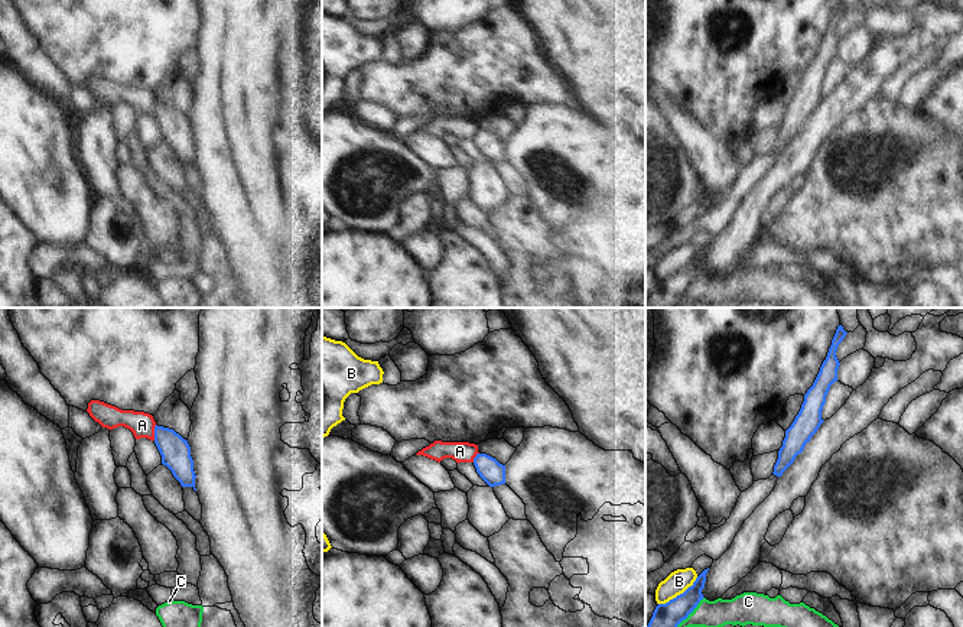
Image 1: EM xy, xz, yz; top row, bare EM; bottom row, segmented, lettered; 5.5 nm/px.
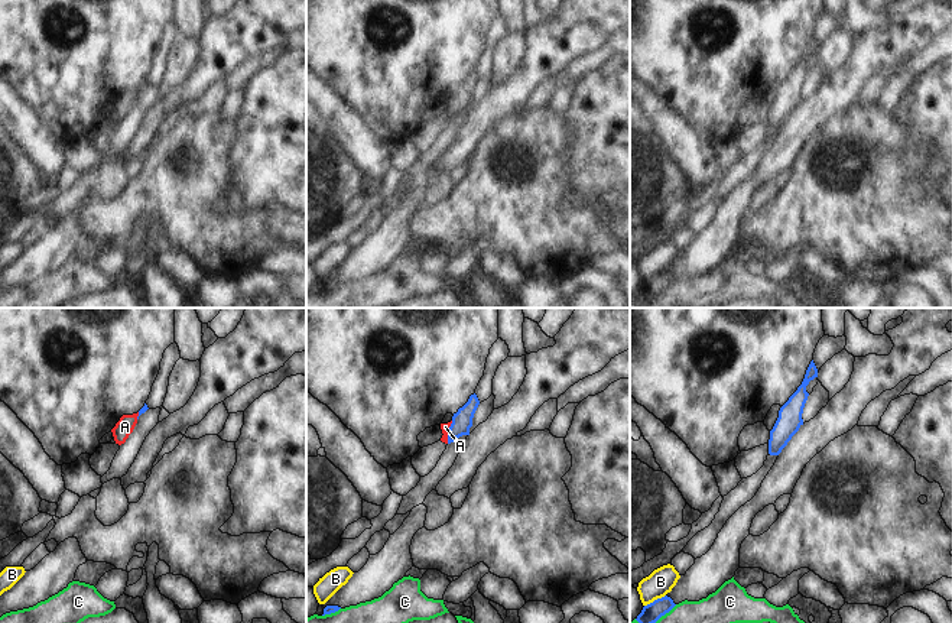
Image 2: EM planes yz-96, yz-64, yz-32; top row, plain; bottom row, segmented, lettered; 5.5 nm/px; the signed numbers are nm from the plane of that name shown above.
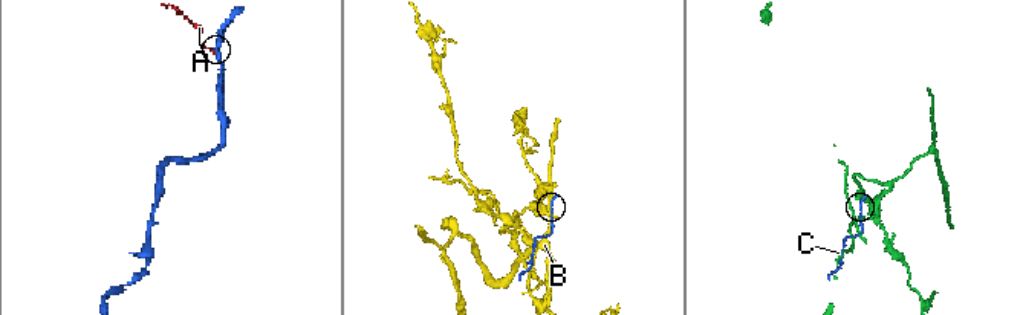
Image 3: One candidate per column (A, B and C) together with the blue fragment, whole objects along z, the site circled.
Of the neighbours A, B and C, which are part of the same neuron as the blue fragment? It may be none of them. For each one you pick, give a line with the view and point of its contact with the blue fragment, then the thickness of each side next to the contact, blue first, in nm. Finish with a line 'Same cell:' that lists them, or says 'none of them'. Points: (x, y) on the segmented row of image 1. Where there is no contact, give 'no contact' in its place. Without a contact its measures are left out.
Same cell: none of them

